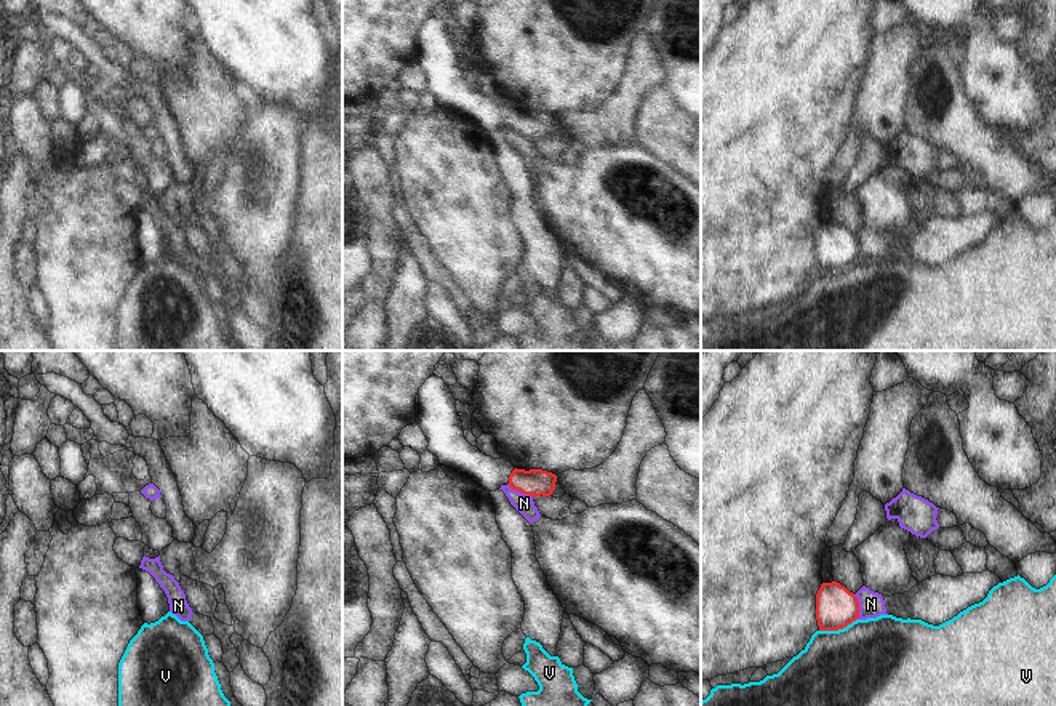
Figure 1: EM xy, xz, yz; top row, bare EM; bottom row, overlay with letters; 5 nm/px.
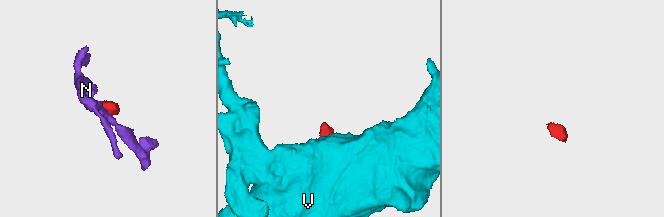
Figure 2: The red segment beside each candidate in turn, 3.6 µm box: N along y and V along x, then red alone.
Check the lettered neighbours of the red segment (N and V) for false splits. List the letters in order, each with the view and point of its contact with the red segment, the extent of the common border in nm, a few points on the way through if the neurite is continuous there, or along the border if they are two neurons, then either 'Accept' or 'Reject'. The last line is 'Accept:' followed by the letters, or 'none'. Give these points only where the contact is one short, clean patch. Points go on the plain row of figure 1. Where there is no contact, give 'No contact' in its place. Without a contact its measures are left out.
N: Touches red at xz (520, 133). Shared border 140 nm. Boundary: xz (508, 125), (532, 138). Reject
V: Touches red at yz (837, 271). Shared border 200 nm. Boundary: yz (856, 260), (842, 269), (820, 272). Reject
Accept: none

